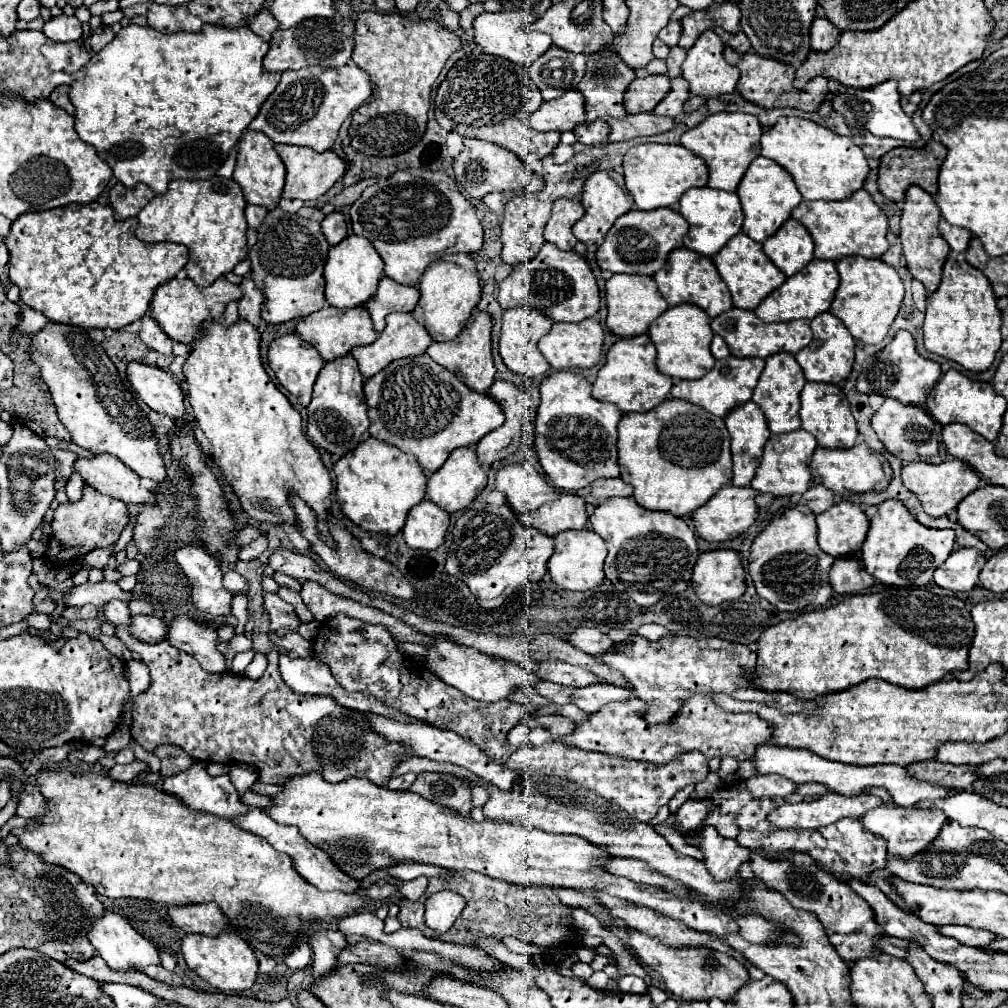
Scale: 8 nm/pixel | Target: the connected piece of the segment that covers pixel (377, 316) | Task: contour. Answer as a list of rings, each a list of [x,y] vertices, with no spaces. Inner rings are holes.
[[[382,277],[378,283],[376,295],[366,303],[366,309],[372,317],[374,329],[380,333],[384,329],[384,317],[392,311],[412,311],[420,299],[416,287],[400,285],[394,279]]]

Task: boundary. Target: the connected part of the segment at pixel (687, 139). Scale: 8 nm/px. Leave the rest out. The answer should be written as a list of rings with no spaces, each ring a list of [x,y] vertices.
[[[714,113],[708,115],[702,123],[688,129],[680,143],[690,149],[694,155],[702,157],[710,171],[708,185],[714,189],[734,193],[738,183],[742,181],[748,165],[760,155],[760,135],[762,125],[754,115],[748,113]]]

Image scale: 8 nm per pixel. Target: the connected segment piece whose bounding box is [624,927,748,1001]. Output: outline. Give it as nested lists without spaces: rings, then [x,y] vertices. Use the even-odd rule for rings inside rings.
[[[626,927],[624,931],[628,935],[628,947],[638,957],[638,961],[660,973],[668,991],[674,991],[674,995],[684,1001],[708,1001],[712,997],[730,1001],[732,995],[748,981],[746,967],[728,953],[720,953],[710,947],[668,947],[660,943],[660,939],[644,935],[642,931],[636,931],[632,927]]]

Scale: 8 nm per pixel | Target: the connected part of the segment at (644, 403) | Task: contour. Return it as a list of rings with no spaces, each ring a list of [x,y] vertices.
[[[648,335],[618,339],[606,353],[606,363],[598,371],[592,395],[596,395],[596,399],[600,401],[610,401],[618,405],[618,409],[624,413],[630,411],[644,413],[658,407],[670,395],[672,377],[662,375],[654,361],[656,361],[656,349]]]

